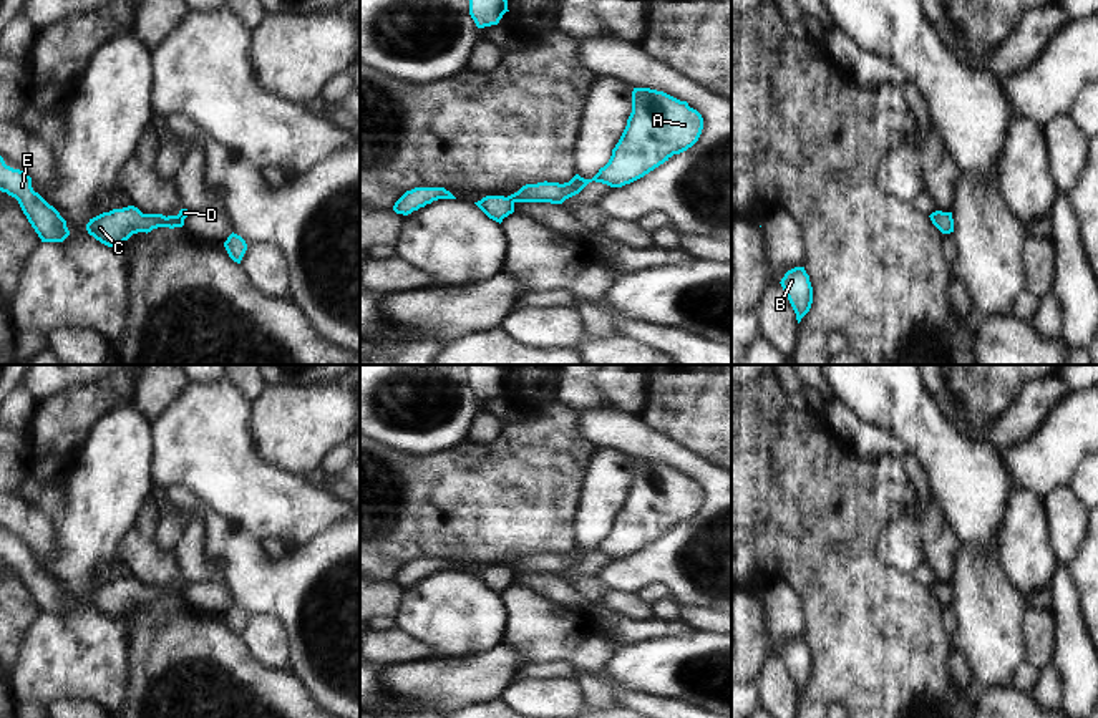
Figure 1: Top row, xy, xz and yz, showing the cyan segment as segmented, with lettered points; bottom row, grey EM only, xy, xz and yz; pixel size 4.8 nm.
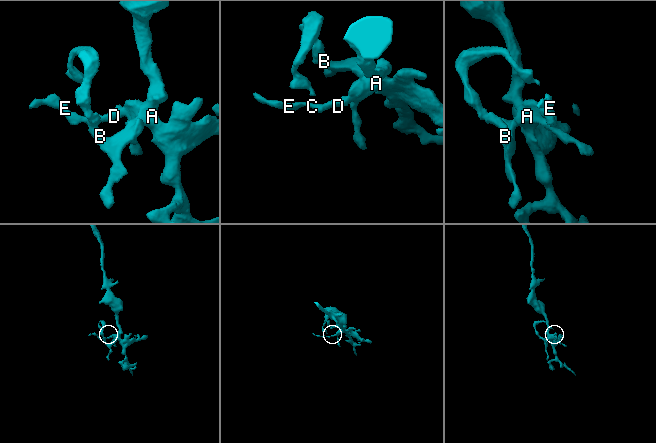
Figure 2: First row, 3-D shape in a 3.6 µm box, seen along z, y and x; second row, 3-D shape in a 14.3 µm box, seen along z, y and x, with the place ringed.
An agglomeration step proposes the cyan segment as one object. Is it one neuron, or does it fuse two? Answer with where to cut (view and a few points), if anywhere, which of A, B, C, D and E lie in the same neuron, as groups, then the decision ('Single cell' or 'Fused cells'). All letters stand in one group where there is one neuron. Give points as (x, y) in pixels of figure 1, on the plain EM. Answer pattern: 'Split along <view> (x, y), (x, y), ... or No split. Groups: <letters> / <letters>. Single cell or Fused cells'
No split. Groups: A B C D E. Single cell

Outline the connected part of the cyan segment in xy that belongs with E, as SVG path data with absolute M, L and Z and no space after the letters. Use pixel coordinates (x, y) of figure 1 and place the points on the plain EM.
M2 527L0 562L18 572L23 585L27 587L28 594L32 595L41 614L63 614L70 607L66 592L60 587L60 584L53 577L50 577L38 564L33 562L32 549L20 541L7 537Z

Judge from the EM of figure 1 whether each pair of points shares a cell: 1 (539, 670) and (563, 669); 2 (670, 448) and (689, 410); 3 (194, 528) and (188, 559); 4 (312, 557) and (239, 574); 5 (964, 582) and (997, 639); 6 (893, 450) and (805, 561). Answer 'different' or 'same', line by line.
1: same
2: different
3: same
4: same
5: same
6: different

